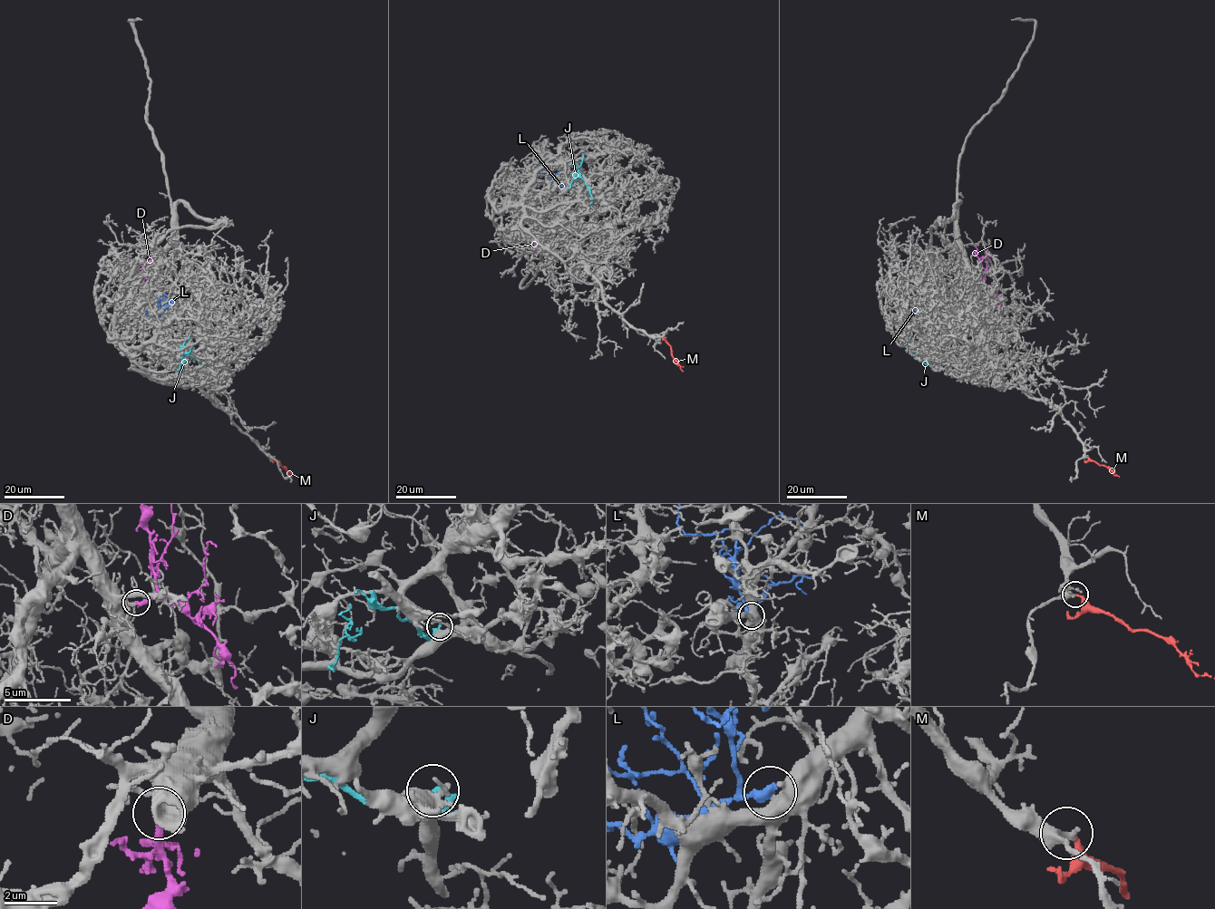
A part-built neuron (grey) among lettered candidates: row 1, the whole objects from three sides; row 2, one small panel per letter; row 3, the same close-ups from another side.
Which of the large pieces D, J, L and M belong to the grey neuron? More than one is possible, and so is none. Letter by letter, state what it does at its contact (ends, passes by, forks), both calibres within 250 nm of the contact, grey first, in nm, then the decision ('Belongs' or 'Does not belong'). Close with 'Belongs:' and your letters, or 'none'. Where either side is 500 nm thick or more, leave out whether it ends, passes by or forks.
D: It ends there. Thickness 240 nm (grey) against 320 nm. Belongs
J: It ends there. Thickness 460 nm (grey) against 160 nm. Does not belong
L: It ends there. Thickness 360 nm (grey) against 400 nm. Does not belong
M: It ends there. Thickness 300 nm (grey) against 200 nm. Belongs
Belongs: D, M

